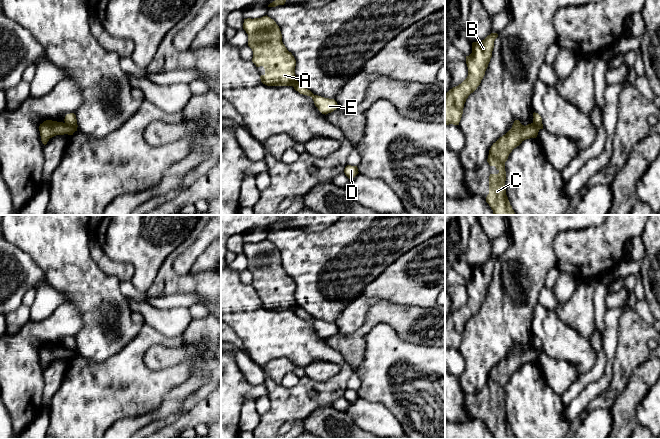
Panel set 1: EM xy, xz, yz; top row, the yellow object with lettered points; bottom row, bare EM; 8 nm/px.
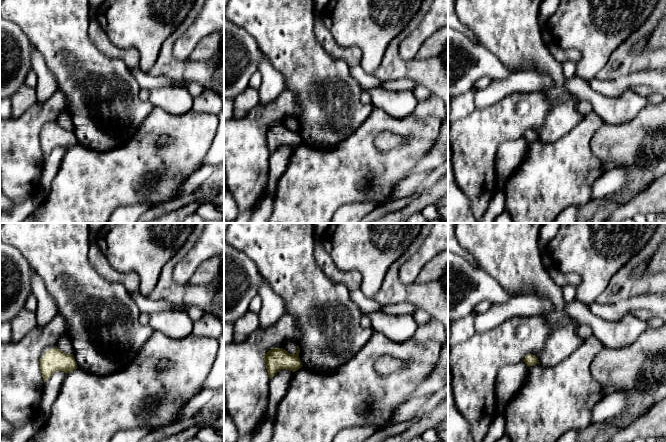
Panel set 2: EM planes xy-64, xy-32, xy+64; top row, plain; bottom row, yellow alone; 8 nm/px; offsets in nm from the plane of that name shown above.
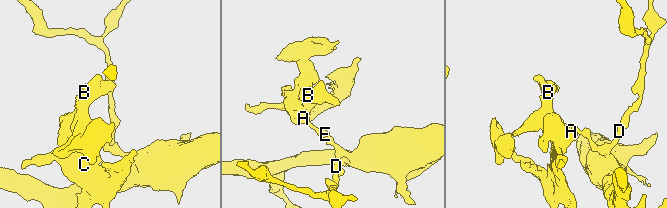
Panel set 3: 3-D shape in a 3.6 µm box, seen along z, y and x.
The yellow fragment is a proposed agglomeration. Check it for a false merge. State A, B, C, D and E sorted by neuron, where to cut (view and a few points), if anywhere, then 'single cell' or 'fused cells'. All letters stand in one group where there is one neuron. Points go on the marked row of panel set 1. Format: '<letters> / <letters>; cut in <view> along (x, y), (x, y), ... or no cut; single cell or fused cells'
A B C / D E; cut in xy along (65, 122), (74, 131); fused cells

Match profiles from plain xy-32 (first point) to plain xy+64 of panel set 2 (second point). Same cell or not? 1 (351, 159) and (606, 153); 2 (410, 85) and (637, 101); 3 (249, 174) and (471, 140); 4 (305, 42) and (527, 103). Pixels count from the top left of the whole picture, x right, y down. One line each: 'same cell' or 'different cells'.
1: different cells
2: different cells
3: same cell
4: different cells

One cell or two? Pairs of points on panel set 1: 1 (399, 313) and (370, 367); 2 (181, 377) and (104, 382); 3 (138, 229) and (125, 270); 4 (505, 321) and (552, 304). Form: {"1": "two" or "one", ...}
{"1": "two", "2": "one", "3": "two", "4": "two"}

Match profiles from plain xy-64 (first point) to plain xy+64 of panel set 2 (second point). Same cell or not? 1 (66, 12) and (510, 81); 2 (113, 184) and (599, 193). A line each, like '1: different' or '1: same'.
1: different
2: different

